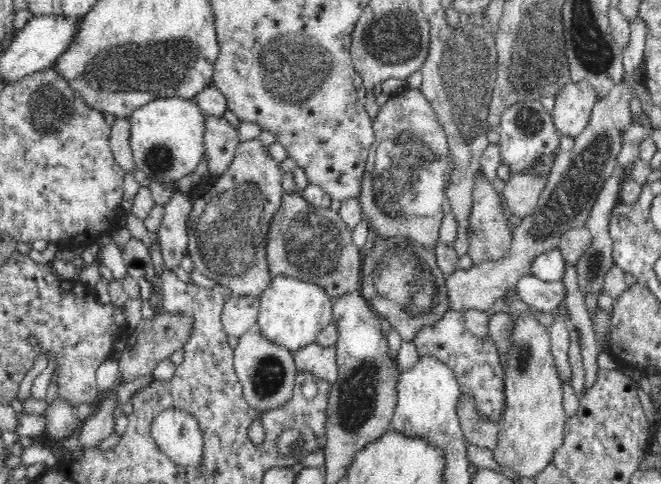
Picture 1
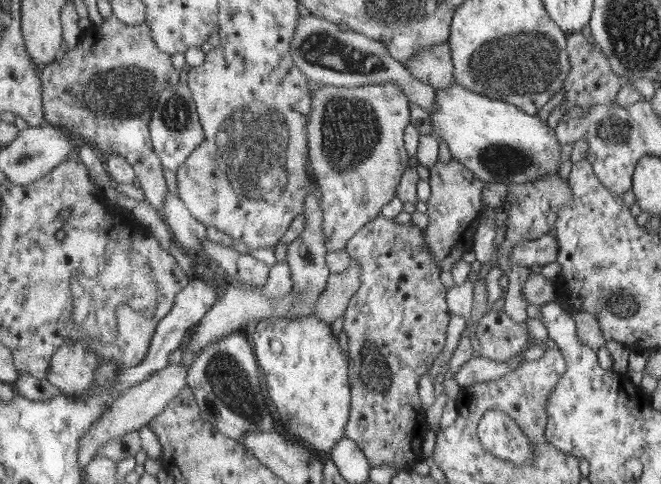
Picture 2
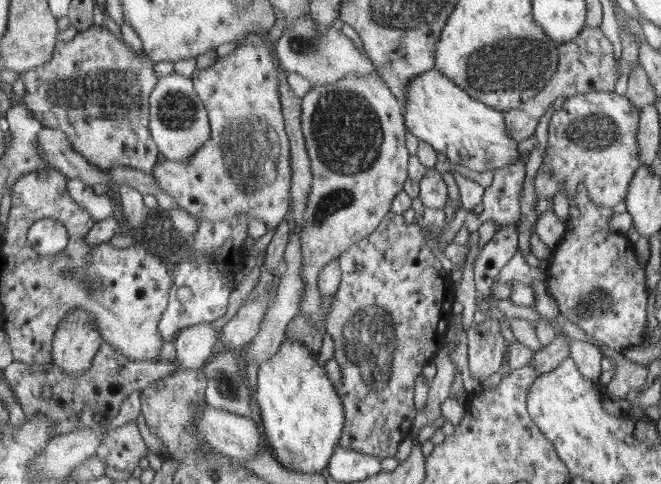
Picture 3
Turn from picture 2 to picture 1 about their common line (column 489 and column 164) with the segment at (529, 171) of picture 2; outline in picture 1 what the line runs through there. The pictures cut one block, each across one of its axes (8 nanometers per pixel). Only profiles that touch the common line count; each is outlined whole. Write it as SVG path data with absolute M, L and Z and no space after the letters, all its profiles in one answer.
M152 99L128 114L129 140L135 166L150 181L174 182L188 176L207 157L204 147L206 117L195 99Z

